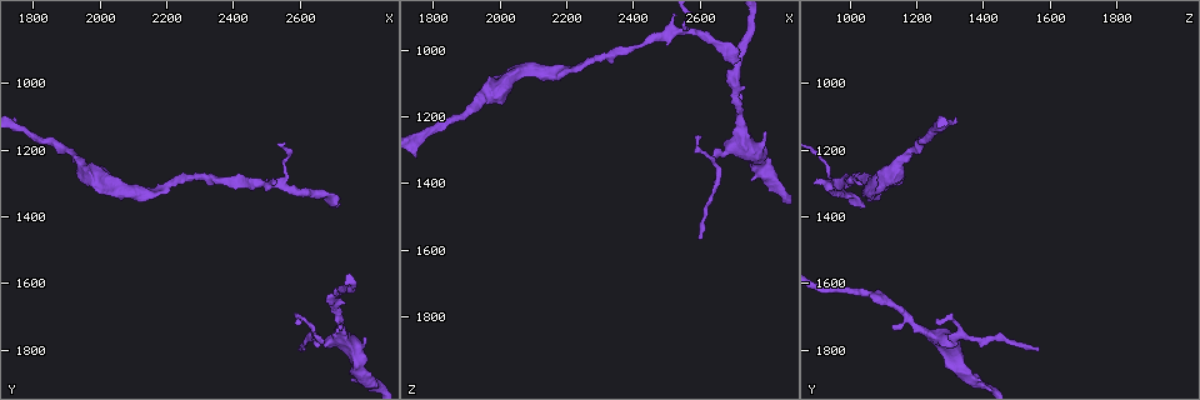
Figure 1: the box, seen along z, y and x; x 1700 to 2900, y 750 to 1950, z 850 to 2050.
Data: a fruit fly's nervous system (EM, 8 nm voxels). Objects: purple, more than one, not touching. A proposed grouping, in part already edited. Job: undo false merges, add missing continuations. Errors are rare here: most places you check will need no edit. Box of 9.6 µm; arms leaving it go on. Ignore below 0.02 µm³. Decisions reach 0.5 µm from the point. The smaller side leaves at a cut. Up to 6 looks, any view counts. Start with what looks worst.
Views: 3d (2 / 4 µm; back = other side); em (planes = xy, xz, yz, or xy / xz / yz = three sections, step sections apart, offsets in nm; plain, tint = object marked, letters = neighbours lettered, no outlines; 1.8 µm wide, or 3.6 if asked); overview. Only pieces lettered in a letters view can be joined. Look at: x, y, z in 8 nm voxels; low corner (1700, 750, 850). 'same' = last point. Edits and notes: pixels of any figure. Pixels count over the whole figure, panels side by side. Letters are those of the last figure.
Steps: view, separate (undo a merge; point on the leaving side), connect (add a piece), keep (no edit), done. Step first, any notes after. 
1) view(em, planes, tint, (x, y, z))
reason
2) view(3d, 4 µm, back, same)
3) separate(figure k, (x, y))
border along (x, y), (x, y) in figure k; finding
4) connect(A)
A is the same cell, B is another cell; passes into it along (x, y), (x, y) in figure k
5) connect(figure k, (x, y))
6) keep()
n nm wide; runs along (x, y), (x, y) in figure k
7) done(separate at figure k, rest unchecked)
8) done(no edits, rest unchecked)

view(em, xy, step 4, letters, (2700, 1380, 1030))
branch stops here

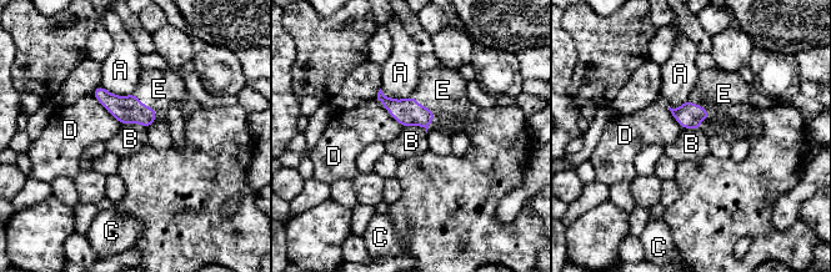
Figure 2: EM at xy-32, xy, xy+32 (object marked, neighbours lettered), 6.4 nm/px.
view(em, planes, letters, same)
cut it another way

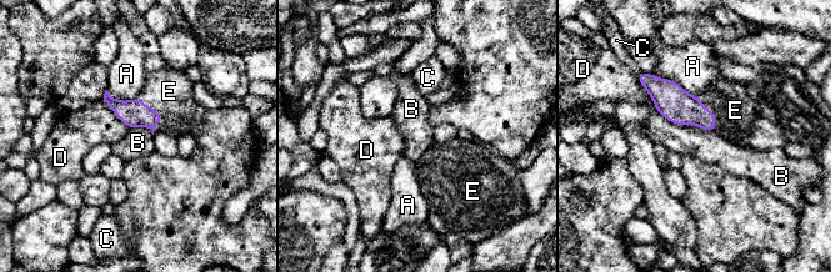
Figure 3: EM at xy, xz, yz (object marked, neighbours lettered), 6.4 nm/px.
connect(E)
E is the same cell, A, B, C and D are other cells; passes into it along (134, 112), (159, 112), (169, 91) in figure 3; the neuron continues

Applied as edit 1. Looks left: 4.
view(em, yz, step 16, tint, (2640, 1760, 1350))
calibre changes

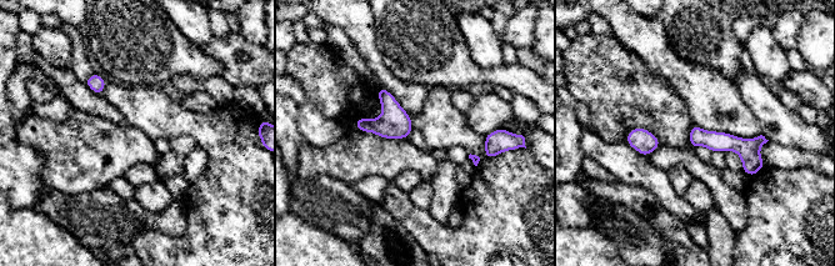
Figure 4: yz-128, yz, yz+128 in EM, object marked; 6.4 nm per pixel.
view(em, xz, step 4, letters, same)
another direction

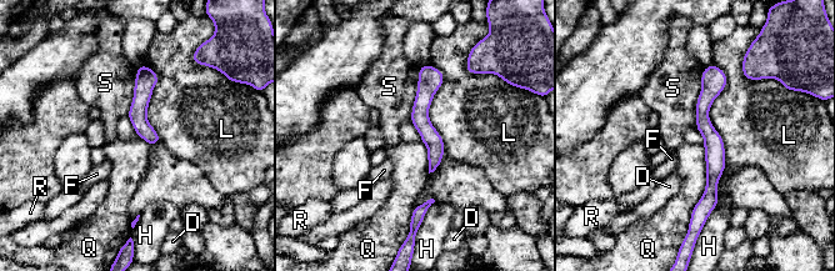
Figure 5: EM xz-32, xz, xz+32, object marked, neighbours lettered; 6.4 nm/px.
keep()
D, F, H, L, Q, R and S are other cells; border along (704, 145), (705, 189), (688, 221) in figure 5; one neuron here

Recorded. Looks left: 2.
view(3d, 4 µm, (2600, 1800, 1570))
thin end

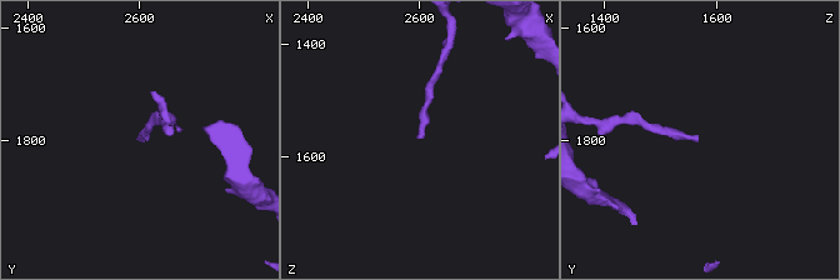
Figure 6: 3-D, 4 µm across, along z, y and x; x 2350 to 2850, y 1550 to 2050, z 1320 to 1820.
view(em, xz, step 8, letters, (2595, 1800, 1570))

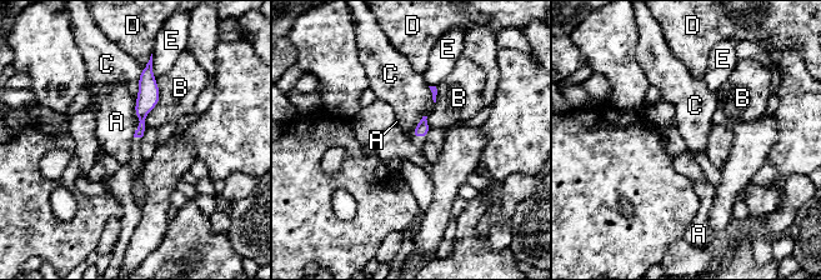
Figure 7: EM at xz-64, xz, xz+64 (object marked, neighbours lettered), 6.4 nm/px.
keep()
A, B, C, D and E are other cells; runs along (148, 68), (148, 99), (138, 134) in figure 7; none of them fits

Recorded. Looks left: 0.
done(connect at figure 3, rest unchecked)

